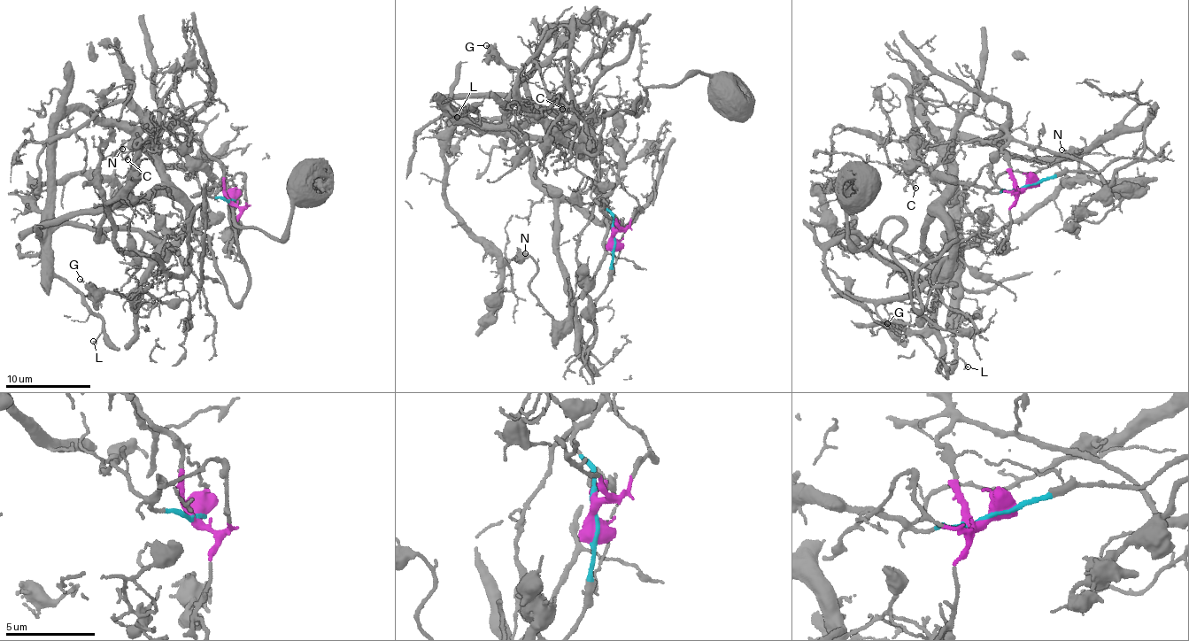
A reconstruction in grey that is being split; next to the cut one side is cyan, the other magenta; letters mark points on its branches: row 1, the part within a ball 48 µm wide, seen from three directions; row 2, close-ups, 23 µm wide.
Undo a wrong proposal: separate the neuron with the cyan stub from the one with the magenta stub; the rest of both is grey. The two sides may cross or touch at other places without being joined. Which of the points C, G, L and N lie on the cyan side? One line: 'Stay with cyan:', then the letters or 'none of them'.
Stay with cyan: C, G

